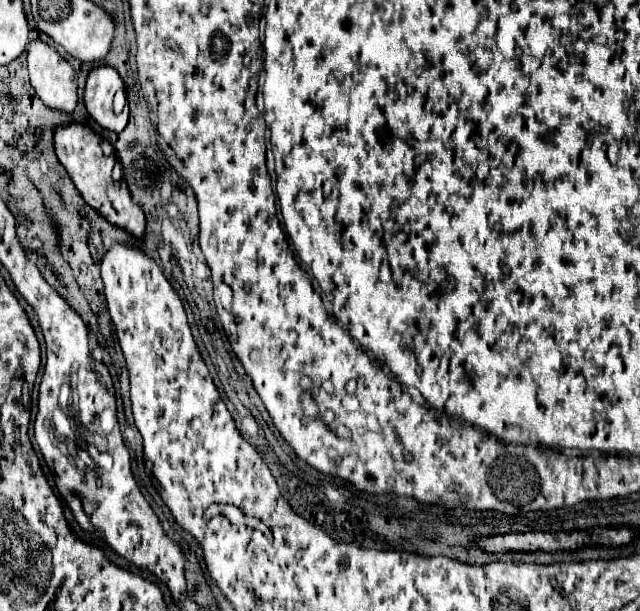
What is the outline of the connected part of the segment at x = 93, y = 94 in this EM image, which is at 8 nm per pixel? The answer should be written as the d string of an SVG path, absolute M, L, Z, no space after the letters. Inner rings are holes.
M97 67L87 75L87 87L85 87L87 113L103 129L115 133L121 133L129 123L129 111L121 113L113 111L113 97L121 89L125 89L125 83L113 67Z

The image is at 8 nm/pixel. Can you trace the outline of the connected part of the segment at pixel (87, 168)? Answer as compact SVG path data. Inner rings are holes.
M65 123L65 125L59 125L53 131L53 145L55 145L57 159L67 169L69 177L73 179L73 183L79 189L79 193L83 195L83 199L93 209L97 209L109 223L113 223L117 227L123 227L123 229L131 231L135 237L143 239L145 215L139 209L139 205L133 203L131 192L125 179L122 178L119 182L111 179L111 171L113 171L115 159L105 157L101 147L99 147L99 143L101 143L101 137L91 127L87 127L83 123L69 123L69 125Z

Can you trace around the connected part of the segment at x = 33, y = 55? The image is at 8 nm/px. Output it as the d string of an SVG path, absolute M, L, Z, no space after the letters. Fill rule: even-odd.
M35 39L27 47L31 85L39 99L59 111L71 113L77 105L77 73L47 43Z

